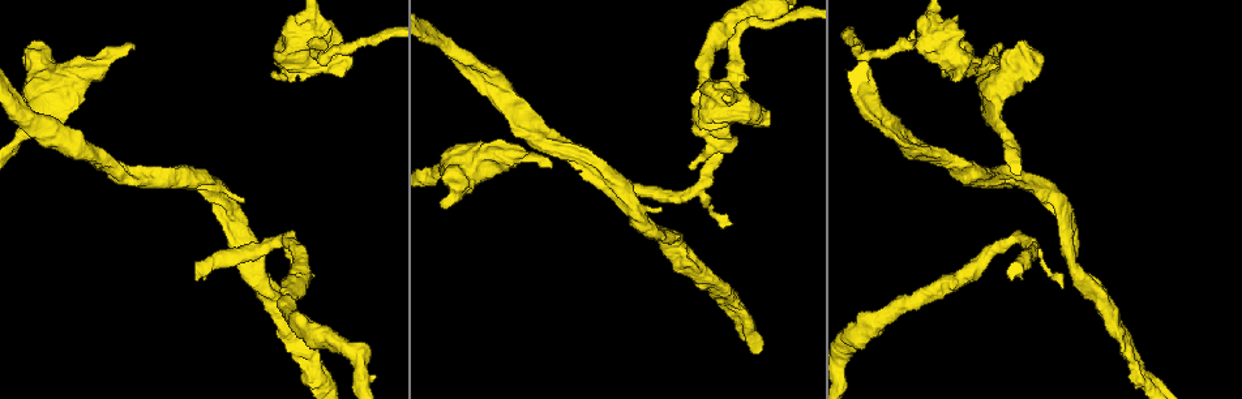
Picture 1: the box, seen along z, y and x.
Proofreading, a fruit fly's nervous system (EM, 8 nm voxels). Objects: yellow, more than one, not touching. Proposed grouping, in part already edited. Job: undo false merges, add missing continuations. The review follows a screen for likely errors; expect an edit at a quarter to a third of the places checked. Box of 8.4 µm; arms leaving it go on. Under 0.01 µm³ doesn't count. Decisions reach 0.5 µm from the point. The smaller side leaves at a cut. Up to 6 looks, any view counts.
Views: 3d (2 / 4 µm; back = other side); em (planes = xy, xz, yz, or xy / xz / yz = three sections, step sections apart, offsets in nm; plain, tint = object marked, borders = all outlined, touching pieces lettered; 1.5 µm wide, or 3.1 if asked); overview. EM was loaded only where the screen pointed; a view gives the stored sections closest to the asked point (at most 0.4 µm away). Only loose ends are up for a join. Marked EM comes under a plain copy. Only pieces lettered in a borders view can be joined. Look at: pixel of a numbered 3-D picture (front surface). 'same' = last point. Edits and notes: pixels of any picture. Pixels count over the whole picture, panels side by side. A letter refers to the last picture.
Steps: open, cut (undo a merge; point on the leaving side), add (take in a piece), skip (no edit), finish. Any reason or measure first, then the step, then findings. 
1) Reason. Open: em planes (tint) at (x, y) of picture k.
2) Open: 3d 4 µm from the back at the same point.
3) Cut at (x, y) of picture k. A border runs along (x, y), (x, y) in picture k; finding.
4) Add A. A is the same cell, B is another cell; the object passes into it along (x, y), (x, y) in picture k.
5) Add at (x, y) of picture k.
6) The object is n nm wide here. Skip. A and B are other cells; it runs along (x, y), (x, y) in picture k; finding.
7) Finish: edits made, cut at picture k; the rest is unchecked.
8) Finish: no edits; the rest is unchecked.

An open end. Open: 3d 2 µm at (135, 45) of picture 1.

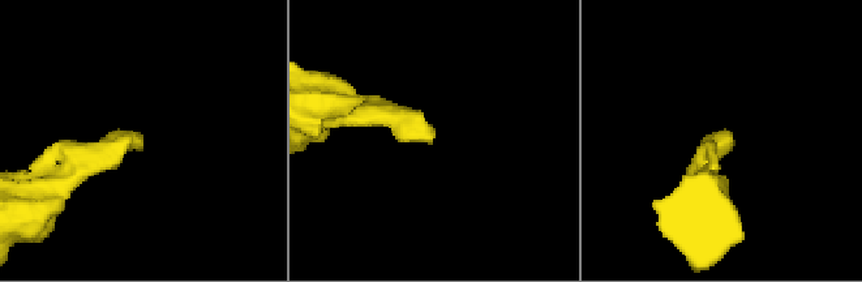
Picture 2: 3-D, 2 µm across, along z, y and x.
Open: em planes (borders) at (140, 146) of picture 2.

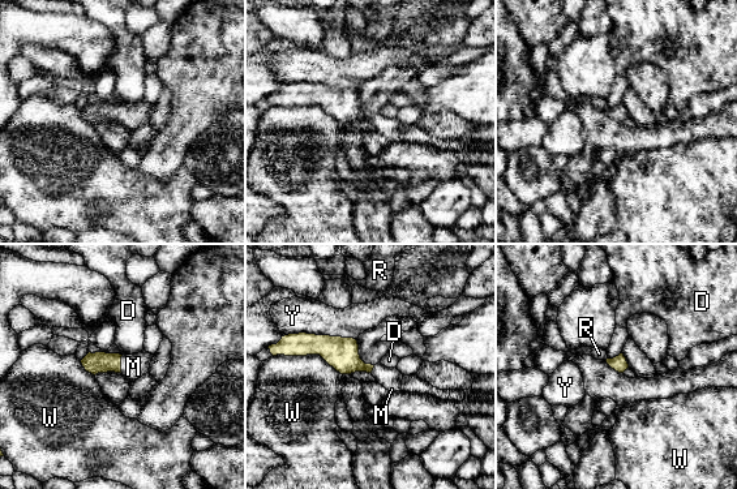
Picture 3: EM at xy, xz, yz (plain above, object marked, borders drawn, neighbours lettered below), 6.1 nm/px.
Add M. M is the same cell, D, R, W and Y are other cells; the object passes into it along (95, 363), (120, 364), (133, 367) in picture 3; the cell continues.

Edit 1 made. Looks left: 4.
An open end. Open: em planes (borders) at (1007, 270) of picture 1.

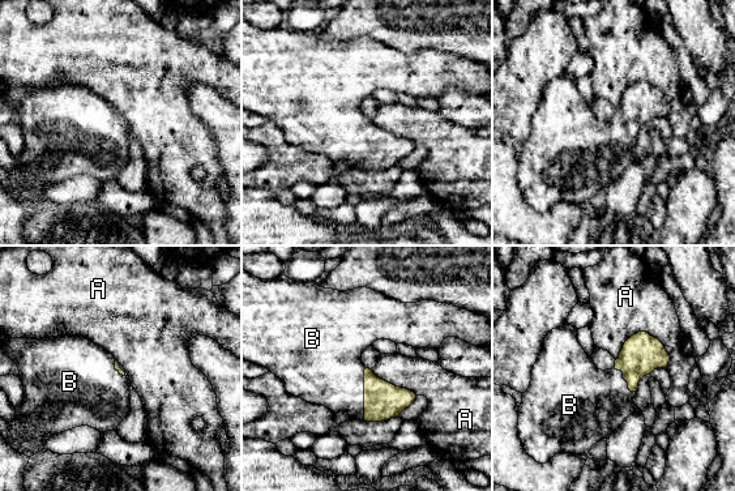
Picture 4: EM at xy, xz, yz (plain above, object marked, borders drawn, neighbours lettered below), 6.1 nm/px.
Add B. B is the same cell, A is another cell; it goes on there.

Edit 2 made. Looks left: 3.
Finish: edits made, add at picture 3, add at picture 4; the rest is unchecked.

